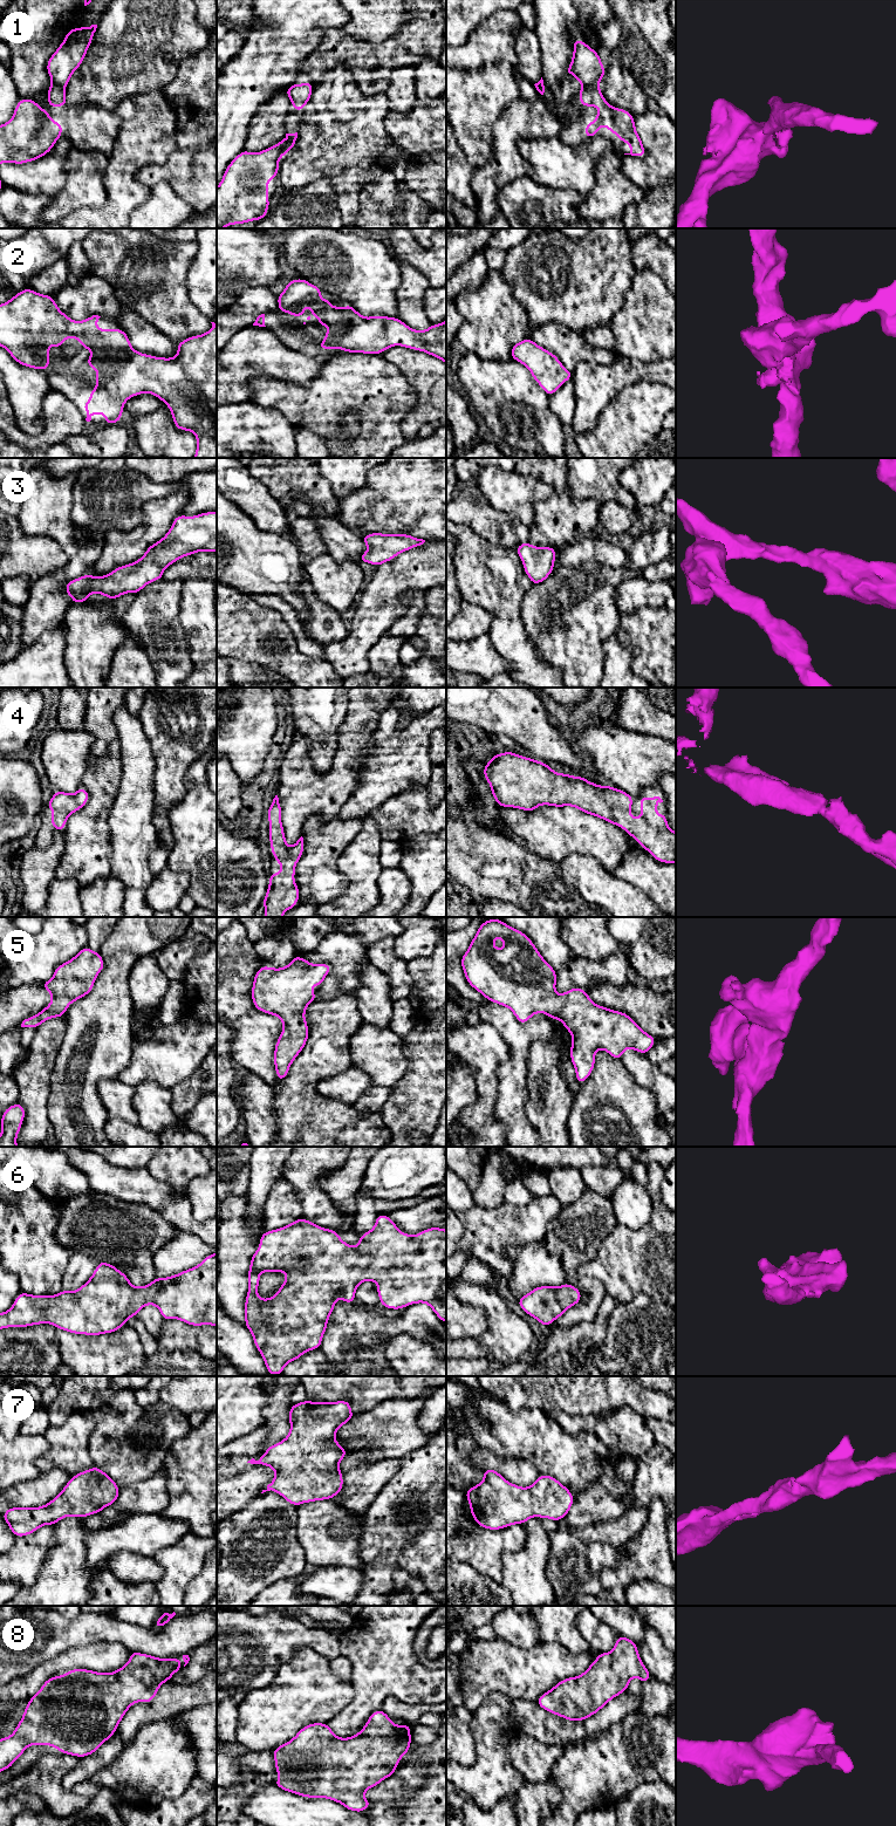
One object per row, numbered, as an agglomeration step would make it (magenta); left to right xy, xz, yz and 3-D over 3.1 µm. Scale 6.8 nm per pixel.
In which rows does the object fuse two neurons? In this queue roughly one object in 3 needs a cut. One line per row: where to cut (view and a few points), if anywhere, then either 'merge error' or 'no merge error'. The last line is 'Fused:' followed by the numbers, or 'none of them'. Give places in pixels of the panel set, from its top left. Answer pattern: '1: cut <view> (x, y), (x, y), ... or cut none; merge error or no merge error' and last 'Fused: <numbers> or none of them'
1: cut yz (597, 83), (586, 86), (582, 89); merge error
2: cut none; no merge error
3: cut none; no merge error
4: cut none; no merge error
5: cut none; no merge error
6: cut none; no merge error
7: cut none; no merge error
8: cut none; no merge error
Fused: 1

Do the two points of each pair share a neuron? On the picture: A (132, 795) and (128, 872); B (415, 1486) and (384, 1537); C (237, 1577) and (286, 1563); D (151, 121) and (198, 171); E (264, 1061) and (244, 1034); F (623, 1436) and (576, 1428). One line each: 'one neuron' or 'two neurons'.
A: one neuron
B: one neuron
C: one neuron
D: two neurons
E: one neuron
F: one neuron

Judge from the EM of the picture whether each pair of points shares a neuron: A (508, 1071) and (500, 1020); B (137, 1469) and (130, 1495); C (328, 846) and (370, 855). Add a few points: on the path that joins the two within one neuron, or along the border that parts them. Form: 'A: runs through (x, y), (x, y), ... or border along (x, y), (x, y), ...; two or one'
A: runs through (515, 1058), (515, 1034), (513, 1032); one
B: border along (158, 1471), (145, 1479), (127, 1485); two
C: border along (361, 827), (337, 860), (337, 868), (346, 876); two

